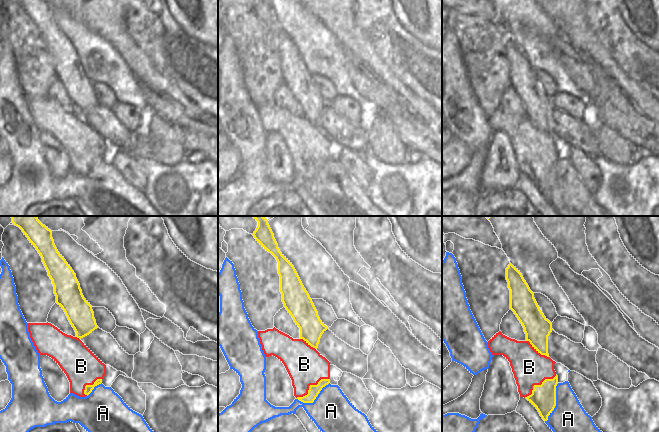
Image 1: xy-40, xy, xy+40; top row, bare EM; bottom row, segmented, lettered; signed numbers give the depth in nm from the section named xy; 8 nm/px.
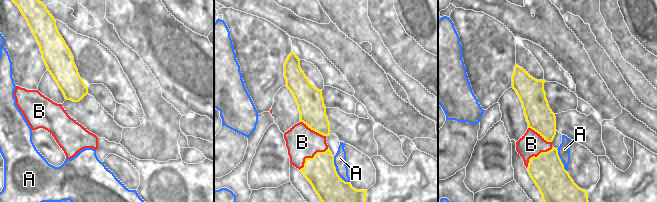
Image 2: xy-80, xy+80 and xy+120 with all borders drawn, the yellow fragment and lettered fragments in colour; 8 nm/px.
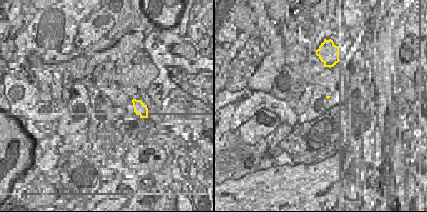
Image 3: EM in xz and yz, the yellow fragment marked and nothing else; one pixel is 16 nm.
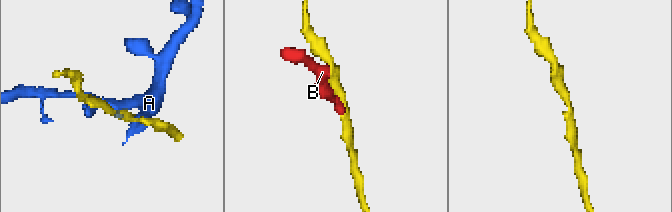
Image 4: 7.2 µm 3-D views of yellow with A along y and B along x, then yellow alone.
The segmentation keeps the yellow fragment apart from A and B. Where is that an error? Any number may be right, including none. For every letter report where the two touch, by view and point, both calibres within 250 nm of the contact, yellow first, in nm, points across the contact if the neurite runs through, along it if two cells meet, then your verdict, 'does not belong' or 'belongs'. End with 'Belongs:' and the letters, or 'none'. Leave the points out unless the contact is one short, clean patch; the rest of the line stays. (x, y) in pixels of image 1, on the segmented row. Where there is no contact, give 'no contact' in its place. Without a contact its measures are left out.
A: xy+40 (555, 402) | 200/260 nm | does not belong
B: xy (310, 385) | 90/300 nm | does not belong
Belongs: none

